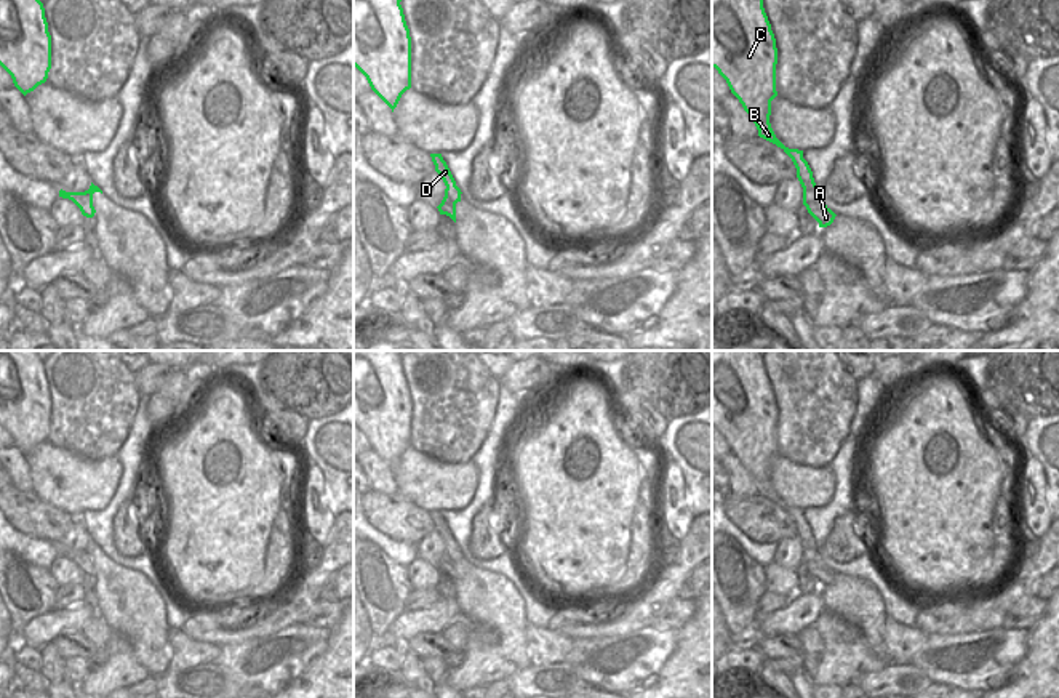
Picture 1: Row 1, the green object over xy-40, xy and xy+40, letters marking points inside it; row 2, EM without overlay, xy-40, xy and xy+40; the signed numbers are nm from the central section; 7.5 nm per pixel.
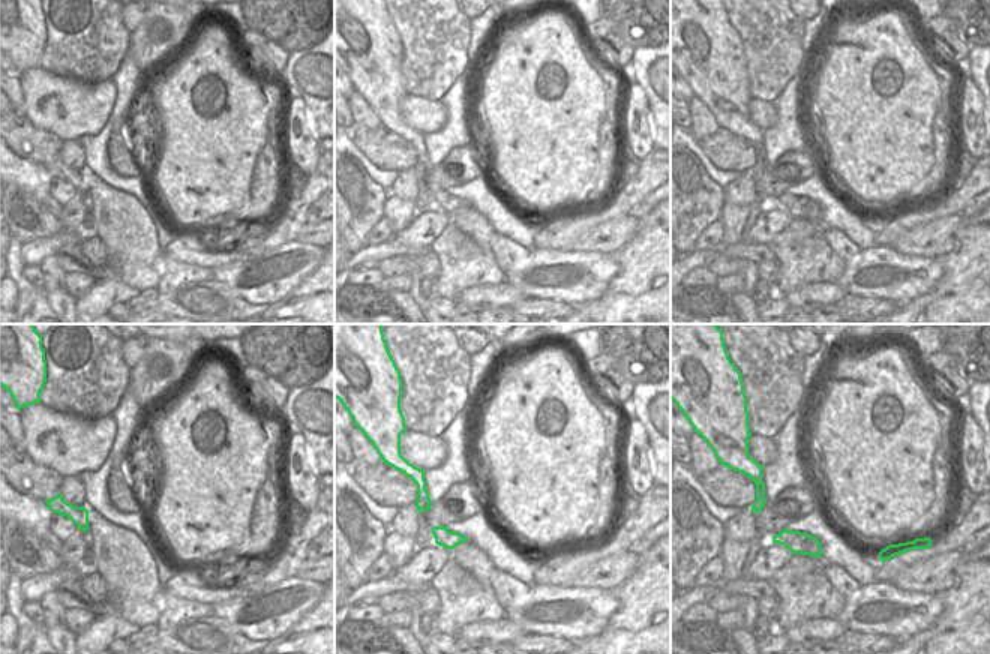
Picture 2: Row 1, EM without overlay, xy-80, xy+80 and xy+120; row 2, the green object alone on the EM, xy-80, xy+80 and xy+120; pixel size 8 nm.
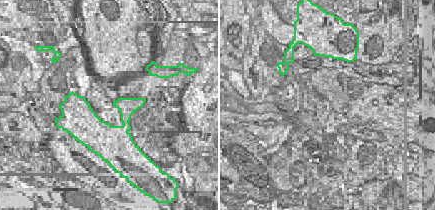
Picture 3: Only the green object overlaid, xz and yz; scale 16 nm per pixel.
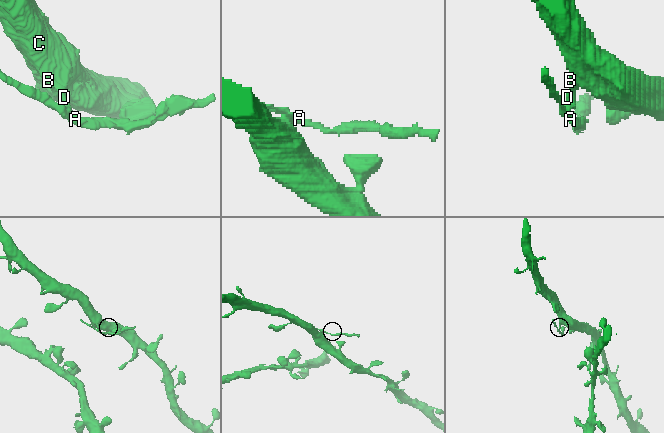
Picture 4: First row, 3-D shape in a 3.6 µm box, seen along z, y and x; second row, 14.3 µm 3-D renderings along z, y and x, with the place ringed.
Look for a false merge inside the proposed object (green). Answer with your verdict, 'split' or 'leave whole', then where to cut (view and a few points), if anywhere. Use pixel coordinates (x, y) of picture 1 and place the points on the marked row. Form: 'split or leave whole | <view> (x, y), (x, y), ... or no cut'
split | xy+40 (815, 184), (803, 188)

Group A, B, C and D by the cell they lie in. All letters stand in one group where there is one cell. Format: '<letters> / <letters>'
A / B C D

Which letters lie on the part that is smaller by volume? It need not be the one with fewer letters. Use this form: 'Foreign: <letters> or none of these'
Foreign: A

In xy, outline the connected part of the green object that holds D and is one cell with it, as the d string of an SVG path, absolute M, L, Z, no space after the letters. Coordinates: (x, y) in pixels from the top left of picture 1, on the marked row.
M430 154L432 162L435 165L435 171L442 176L446 187L451 187L456 184L446 162L443 160L442 154Z

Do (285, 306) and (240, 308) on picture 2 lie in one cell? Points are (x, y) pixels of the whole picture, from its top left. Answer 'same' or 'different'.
different

